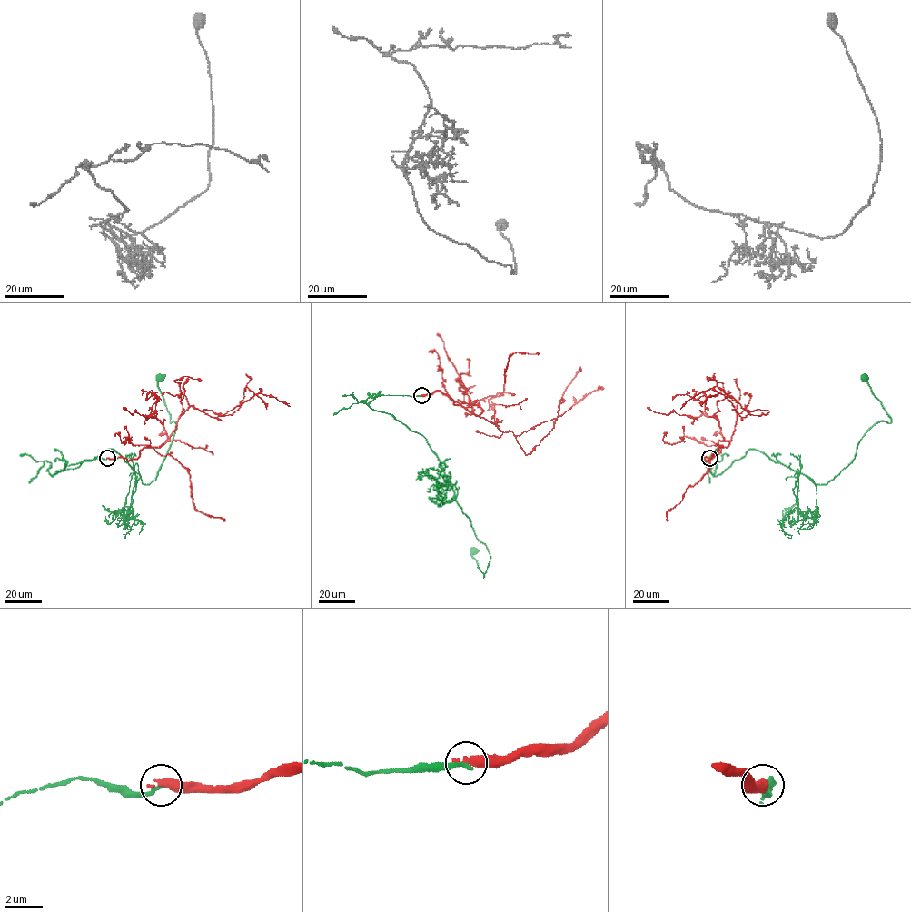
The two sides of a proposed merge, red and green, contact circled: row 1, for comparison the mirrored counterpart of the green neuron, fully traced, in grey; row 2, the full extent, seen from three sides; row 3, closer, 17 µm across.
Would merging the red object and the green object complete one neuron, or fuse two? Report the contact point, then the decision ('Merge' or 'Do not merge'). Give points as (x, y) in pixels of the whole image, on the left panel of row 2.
Place: (107, 458). Do not merge

